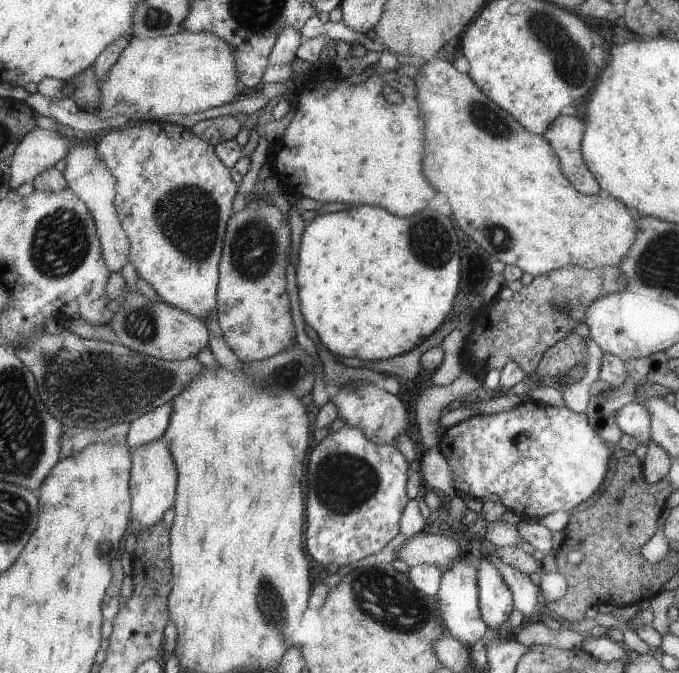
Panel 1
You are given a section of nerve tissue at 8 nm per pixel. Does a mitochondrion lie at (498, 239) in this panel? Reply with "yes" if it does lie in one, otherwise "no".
yes

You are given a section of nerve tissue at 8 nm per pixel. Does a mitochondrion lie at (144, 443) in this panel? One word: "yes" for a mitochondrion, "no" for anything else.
no

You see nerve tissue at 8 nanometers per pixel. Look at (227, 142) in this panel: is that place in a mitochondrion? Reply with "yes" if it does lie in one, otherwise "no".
no

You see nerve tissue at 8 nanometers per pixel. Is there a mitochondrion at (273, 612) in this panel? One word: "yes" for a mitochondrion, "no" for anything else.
yes

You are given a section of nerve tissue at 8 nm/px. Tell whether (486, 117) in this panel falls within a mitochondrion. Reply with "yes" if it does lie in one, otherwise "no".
yes

